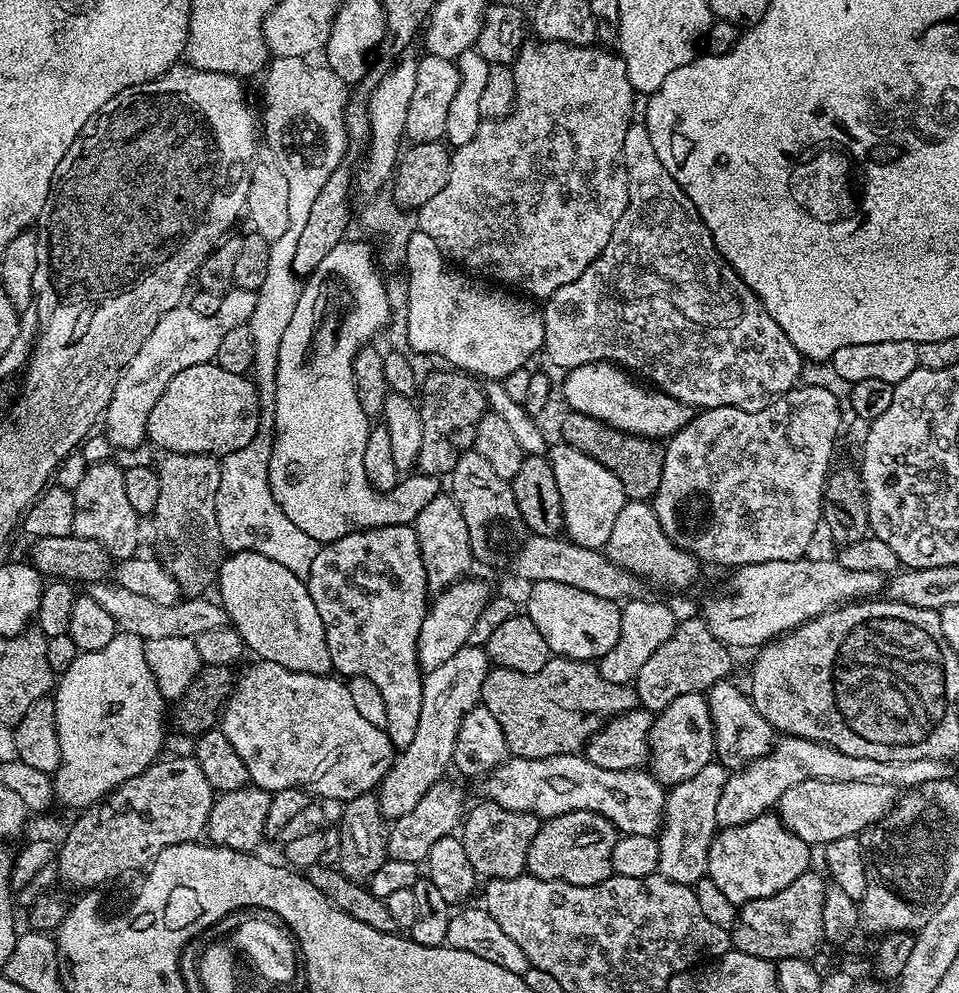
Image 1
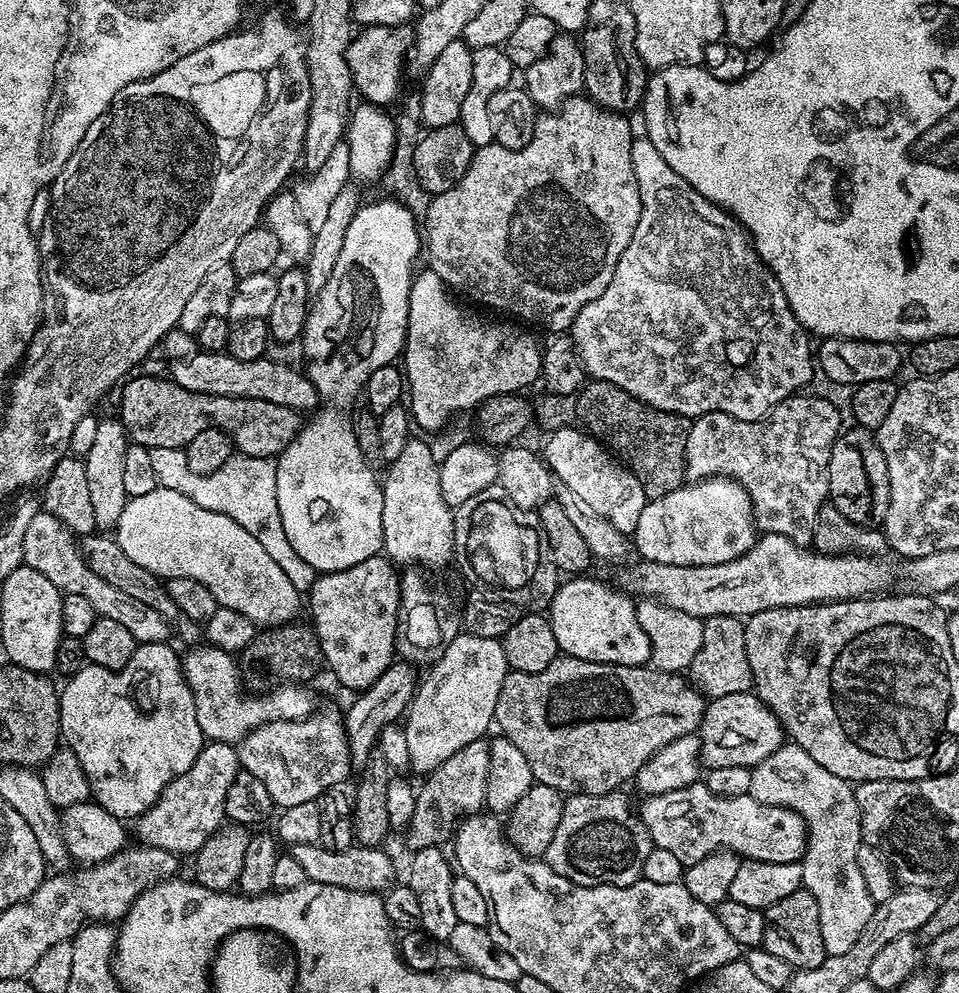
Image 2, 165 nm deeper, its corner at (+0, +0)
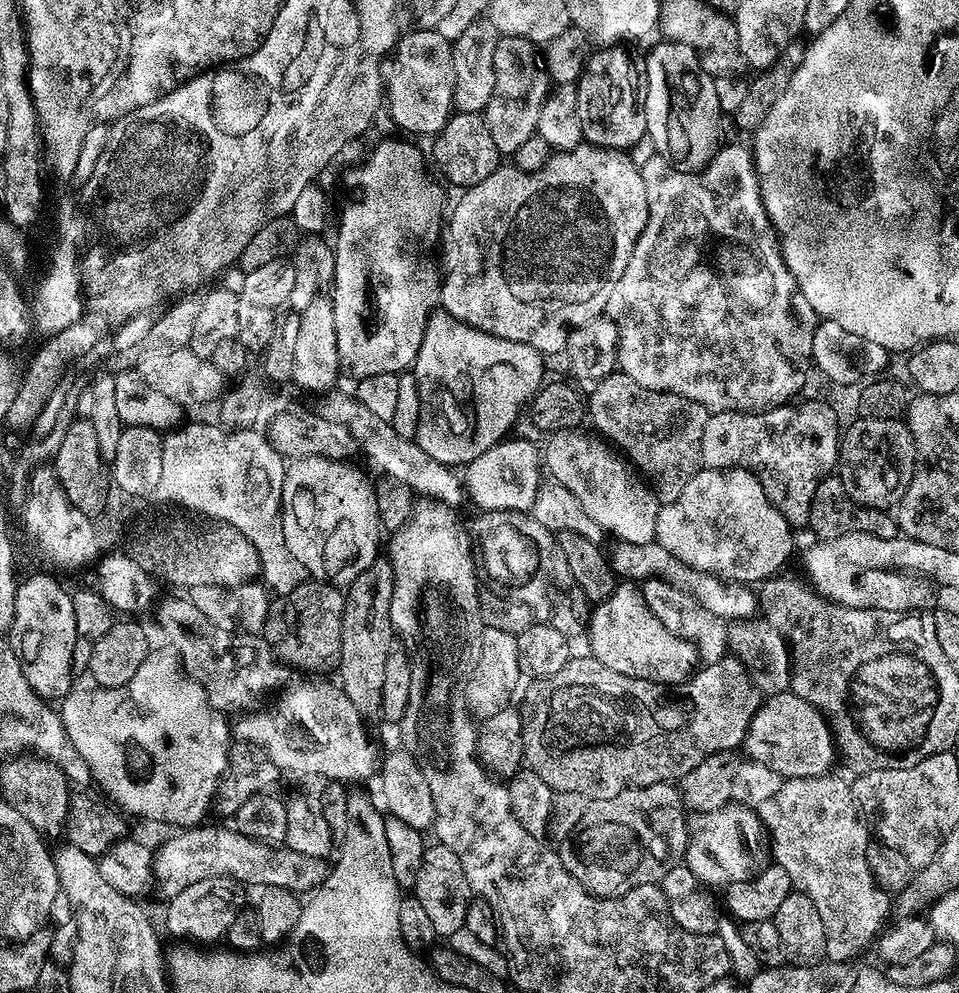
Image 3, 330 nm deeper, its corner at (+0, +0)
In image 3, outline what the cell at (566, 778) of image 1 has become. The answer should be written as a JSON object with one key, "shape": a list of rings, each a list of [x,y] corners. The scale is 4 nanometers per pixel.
{"shape":[[[729,802],[713,812],[695,813],[687,821],[688,845],[684,847],[683,863],[688,865],[697,881],[727,886],[757,876],[770,863],[770,841],[759,815],[742,804]]]}

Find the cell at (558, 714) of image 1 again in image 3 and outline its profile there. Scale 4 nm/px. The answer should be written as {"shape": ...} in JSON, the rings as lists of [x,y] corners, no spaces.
{"shape":[[[591,654],[573,655],[566,662],[566,666],[562,666],[562,670],[557,670],[555,674],[550,674],[546,678],[533,679],[529,683],[532,685],[524,692],[524,701],[518,704],[520,737],[524,747],[523,763],[534,774],[538,774],[538,778],[542,778],[542,782],[546,782],[546,786],[550,786],[553,793],[582,794],[589,801],[610,798],[627,788],[641,788],[651,784],[679,781],[685,773],[694,770],[694,766],[698,766],[706,757],[714,755],[715,752],[731,753],[732,748],[739,749],[741,747],[744,733],[747,732],[748,724],[752,721],[752,715],[758,711],[762,703],[762,695],[760,696],[755,682],[752,681],[751,674],[748,672],[751,671],[746,670],[746,665],[742,661],[728,654],[718,662],[699,667],[692,673],[690,682],[679,685],[675,690],[669,690],[663,684],[655,684],[642,678],[630,678],[626,674],[618,674],[618,670],[610,670],[610,666],[602,666],[602,662],[595,660]]]}

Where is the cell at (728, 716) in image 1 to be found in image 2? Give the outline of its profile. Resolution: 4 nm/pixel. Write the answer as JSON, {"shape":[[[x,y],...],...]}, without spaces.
{"shape":[[[785,742],[770,758],[758,762],[752,769],[750,794],[763,804],[794,810],[804,820],[808,845],[803,860],[799,861],[804,879],[802,887],[814,894],[814,902],[818,902],[822,946],[826,946],[830,956],[846,954],[846,950],[858,942],[862,926],[870,922],[870,914],[874,914],[877,906],[870,898],[870,890],[866,890],[866,881],[856,861],[862,837],[860,807],[853,785],[838,778],[838,774],[830,774],[826,766],[818,766],[806,750]]]}

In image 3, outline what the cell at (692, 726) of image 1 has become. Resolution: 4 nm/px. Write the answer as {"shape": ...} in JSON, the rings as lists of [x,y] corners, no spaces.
{"shape":[[[780,690],[761,703],[752,715],[748,730],[744,733],[742,752],[749,760],[770,766],[781,778],[802,776],[826,776],[833,771],[832,759],[838,753],[824,715],[810,702],[798,698],[791,690]]]}

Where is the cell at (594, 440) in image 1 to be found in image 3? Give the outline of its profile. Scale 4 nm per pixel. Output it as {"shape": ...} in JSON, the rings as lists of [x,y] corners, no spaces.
{"shape":[[[619,370],[591,385],[589,392],[592,393],[586,396],[586,416],[590,424],[592,420],[593,426],[597,428],[595,431],[609,445],[615,446],[623,453],[633,469],[650,485],[661,505],[674,502],[674,498],[682,494],[682,486],[686,486],[686,482],[690,482],[690,478],[701,467],[702,430],[706,430],[709,409],[682,394],[659,392],[646,386],[638,386],[634,378]]]}

